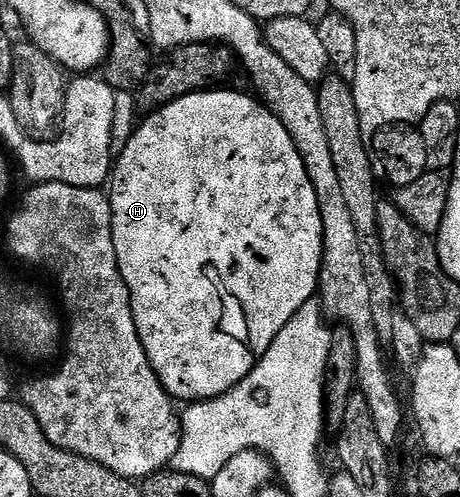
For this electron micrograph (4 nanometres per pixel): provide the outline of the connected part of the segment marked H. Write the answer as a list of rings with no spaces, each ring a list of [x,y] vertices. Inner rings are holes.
[[[215,87],[177,97],[172,103],[157,109],[143,120],[146,121],[143,125],[141,122],[135,128],[124,151],[117,154],[108,178],[112,239],[120,275],[130,292],[136,331],[160,383],[178,403],[207,401],[236,387],[236,383],[249,375],[264,351],[272,347],[272,339],[284,331],[292,315],[296,315],[304,303],[315,300],[318,291],[318,276],[322,270],[322,216],[318,196],[308,179],[304,159],[300,159],[300,151],[296,151],[296,143],[292,143],[292,135],[288,135],[284,123],[280,123],[280,119],[276,119],[261,100],[247,93],[233,93],[230,87]]]

